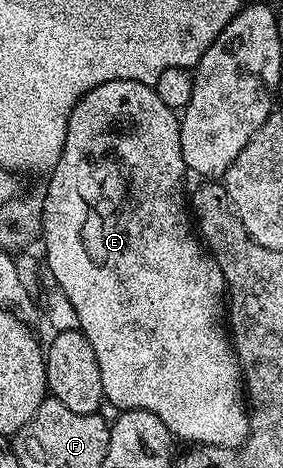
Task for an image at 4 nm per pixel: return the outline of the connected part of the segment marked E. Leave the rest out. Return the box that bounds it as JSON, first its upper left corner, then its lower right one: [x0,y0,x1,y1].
[42,80,248,450]

